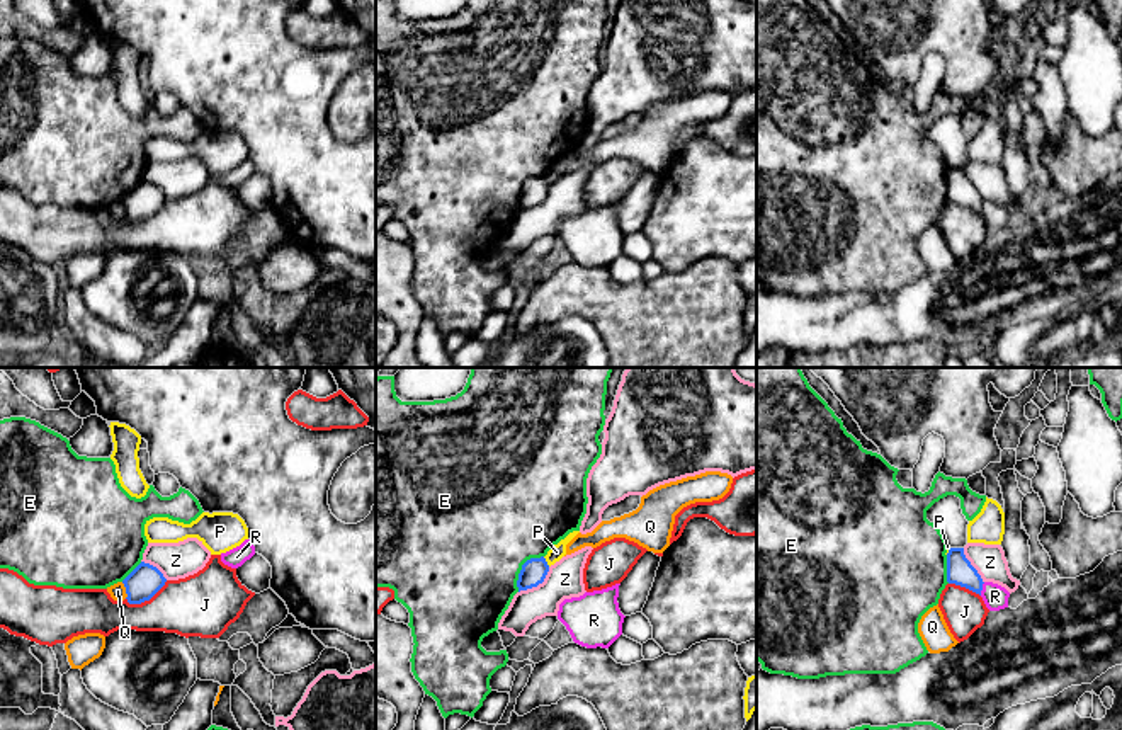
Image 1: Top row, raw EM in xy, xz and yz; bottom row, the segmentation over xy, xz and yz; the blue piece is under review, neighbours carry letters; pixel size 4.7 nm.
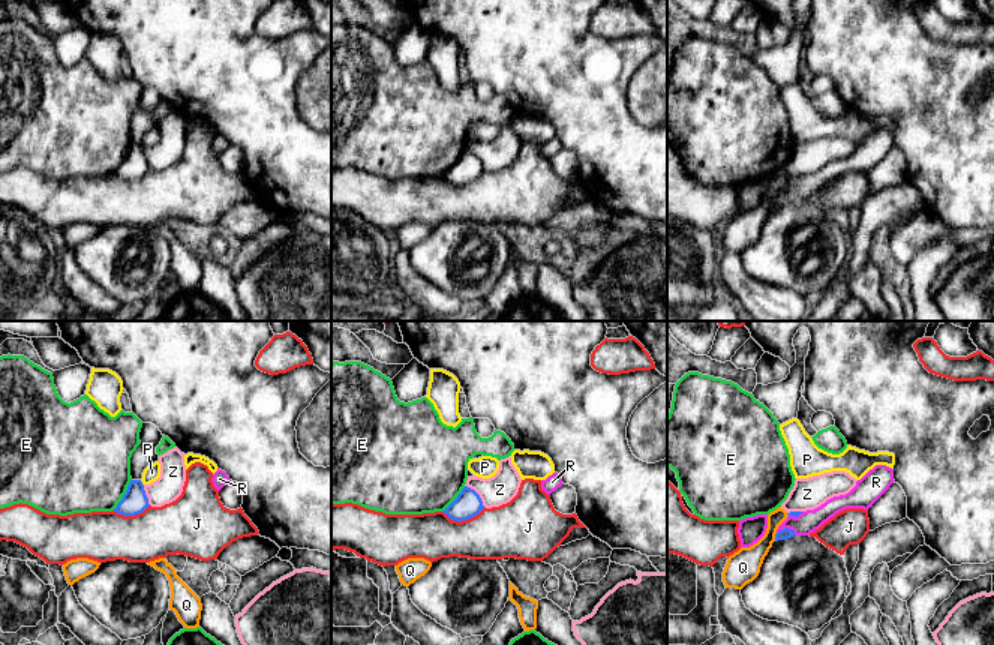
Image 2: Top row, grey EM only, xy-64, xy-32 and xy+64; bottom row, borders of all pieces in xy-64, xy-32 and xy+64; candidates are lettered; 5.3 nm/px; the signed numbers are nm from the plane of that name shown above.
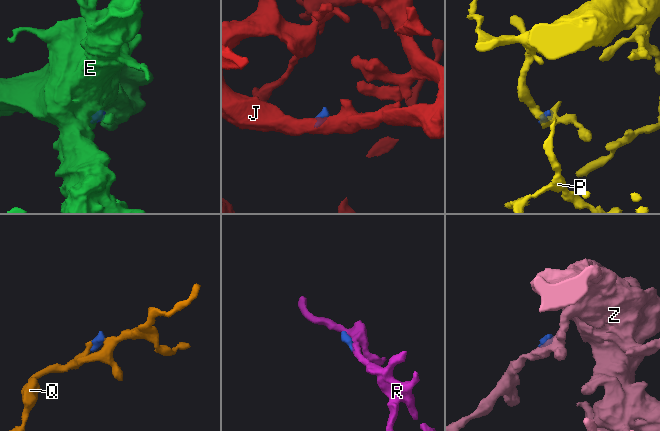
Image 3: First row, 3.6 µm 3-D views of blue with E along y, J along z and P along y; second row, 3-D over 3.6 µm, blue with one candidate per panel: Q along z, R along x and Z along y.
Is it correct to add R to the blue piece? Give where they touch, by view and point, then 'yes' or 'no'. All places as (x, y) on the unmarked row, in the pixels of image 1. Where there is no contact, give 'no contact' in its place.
contact yz (981, 208); no

